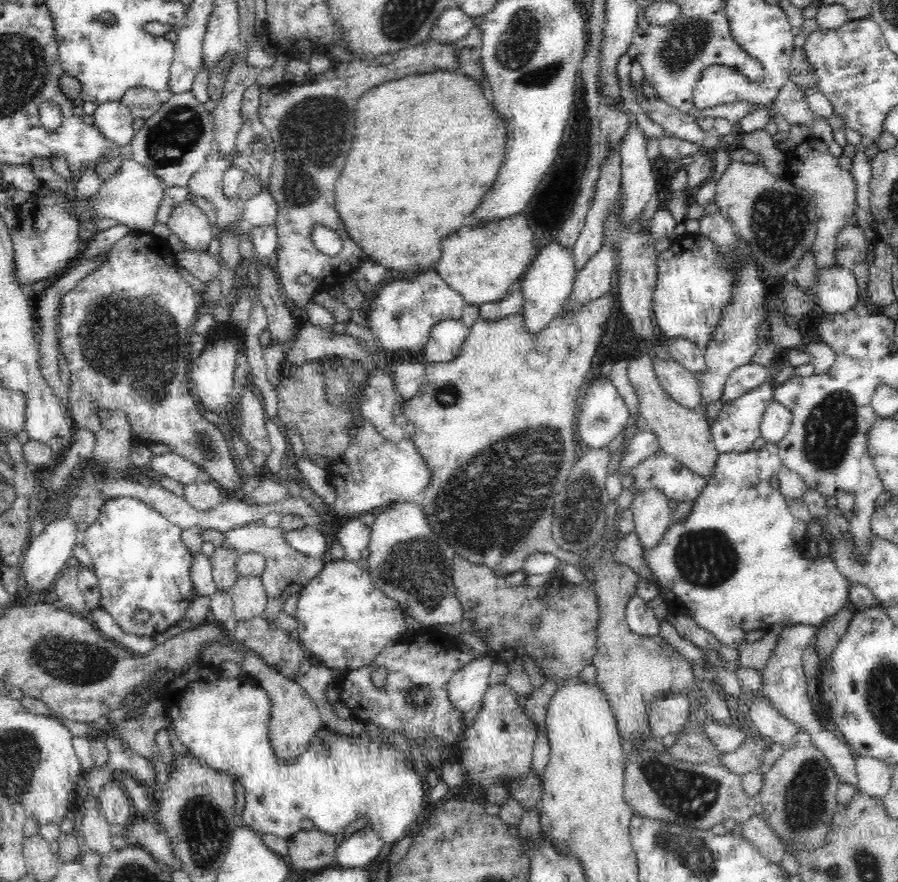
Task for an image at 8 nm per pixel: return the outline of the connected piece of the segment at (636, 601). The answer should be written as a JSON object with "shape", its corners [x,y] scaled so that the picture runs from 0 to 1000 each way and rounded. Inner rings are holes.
{"shape":[[[709,676],[702,678],[697,687],[697,702],[704,718],[722,723],[735,719],[735,703],[724,685]]]}

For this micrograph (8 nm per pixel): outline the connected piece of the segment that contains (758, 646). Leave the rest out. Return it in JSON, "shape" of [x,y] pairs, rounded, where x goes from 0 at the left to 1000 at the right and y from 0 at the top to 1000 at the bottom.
{"shape":[[[871,705],[861,707],[847,726],[833,729],[832,726],[821,736],[825,756],[833,756],[850,762],[857,749],[866,723],[872,714]]]}

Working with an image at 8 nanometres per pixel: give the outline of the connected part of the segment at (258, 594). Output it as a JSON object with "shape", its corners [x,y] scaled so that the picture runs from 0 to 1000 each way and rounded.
{"shape":[[[267,652],[256,669],[259,703],[278,705],[290,701],[297,689],[298,675],[288,653]]]}

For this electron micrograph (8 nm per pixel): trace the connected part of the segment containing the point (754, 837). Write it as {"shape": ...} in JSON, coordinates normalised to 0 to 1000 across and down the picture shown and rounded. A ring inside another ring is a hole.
{"shape":[[[849,924],[835,925],[826,938],[826,949],[833,951],[833,955],[841,956],[846,969],[866,981],[873,973],[875,964],[870,950],[852,932]]]}

